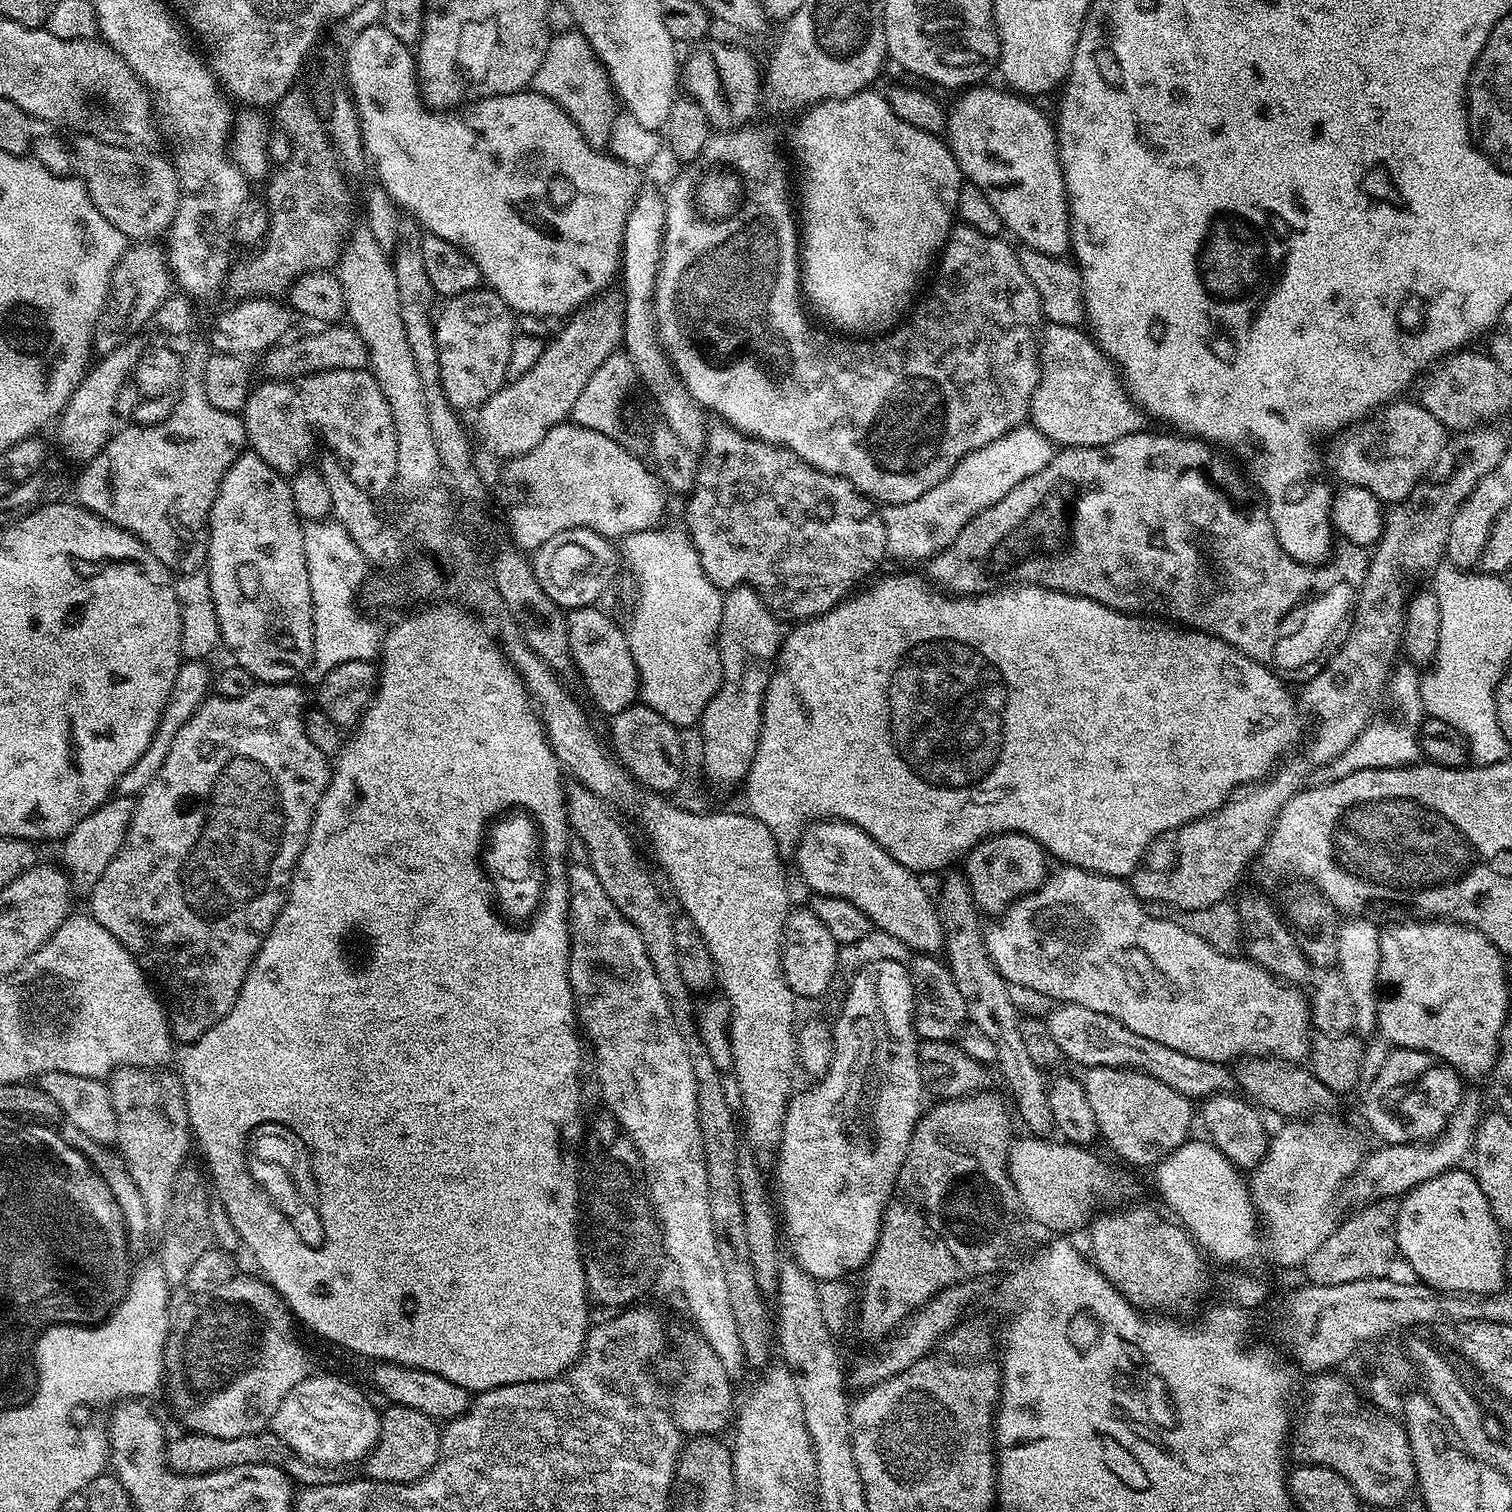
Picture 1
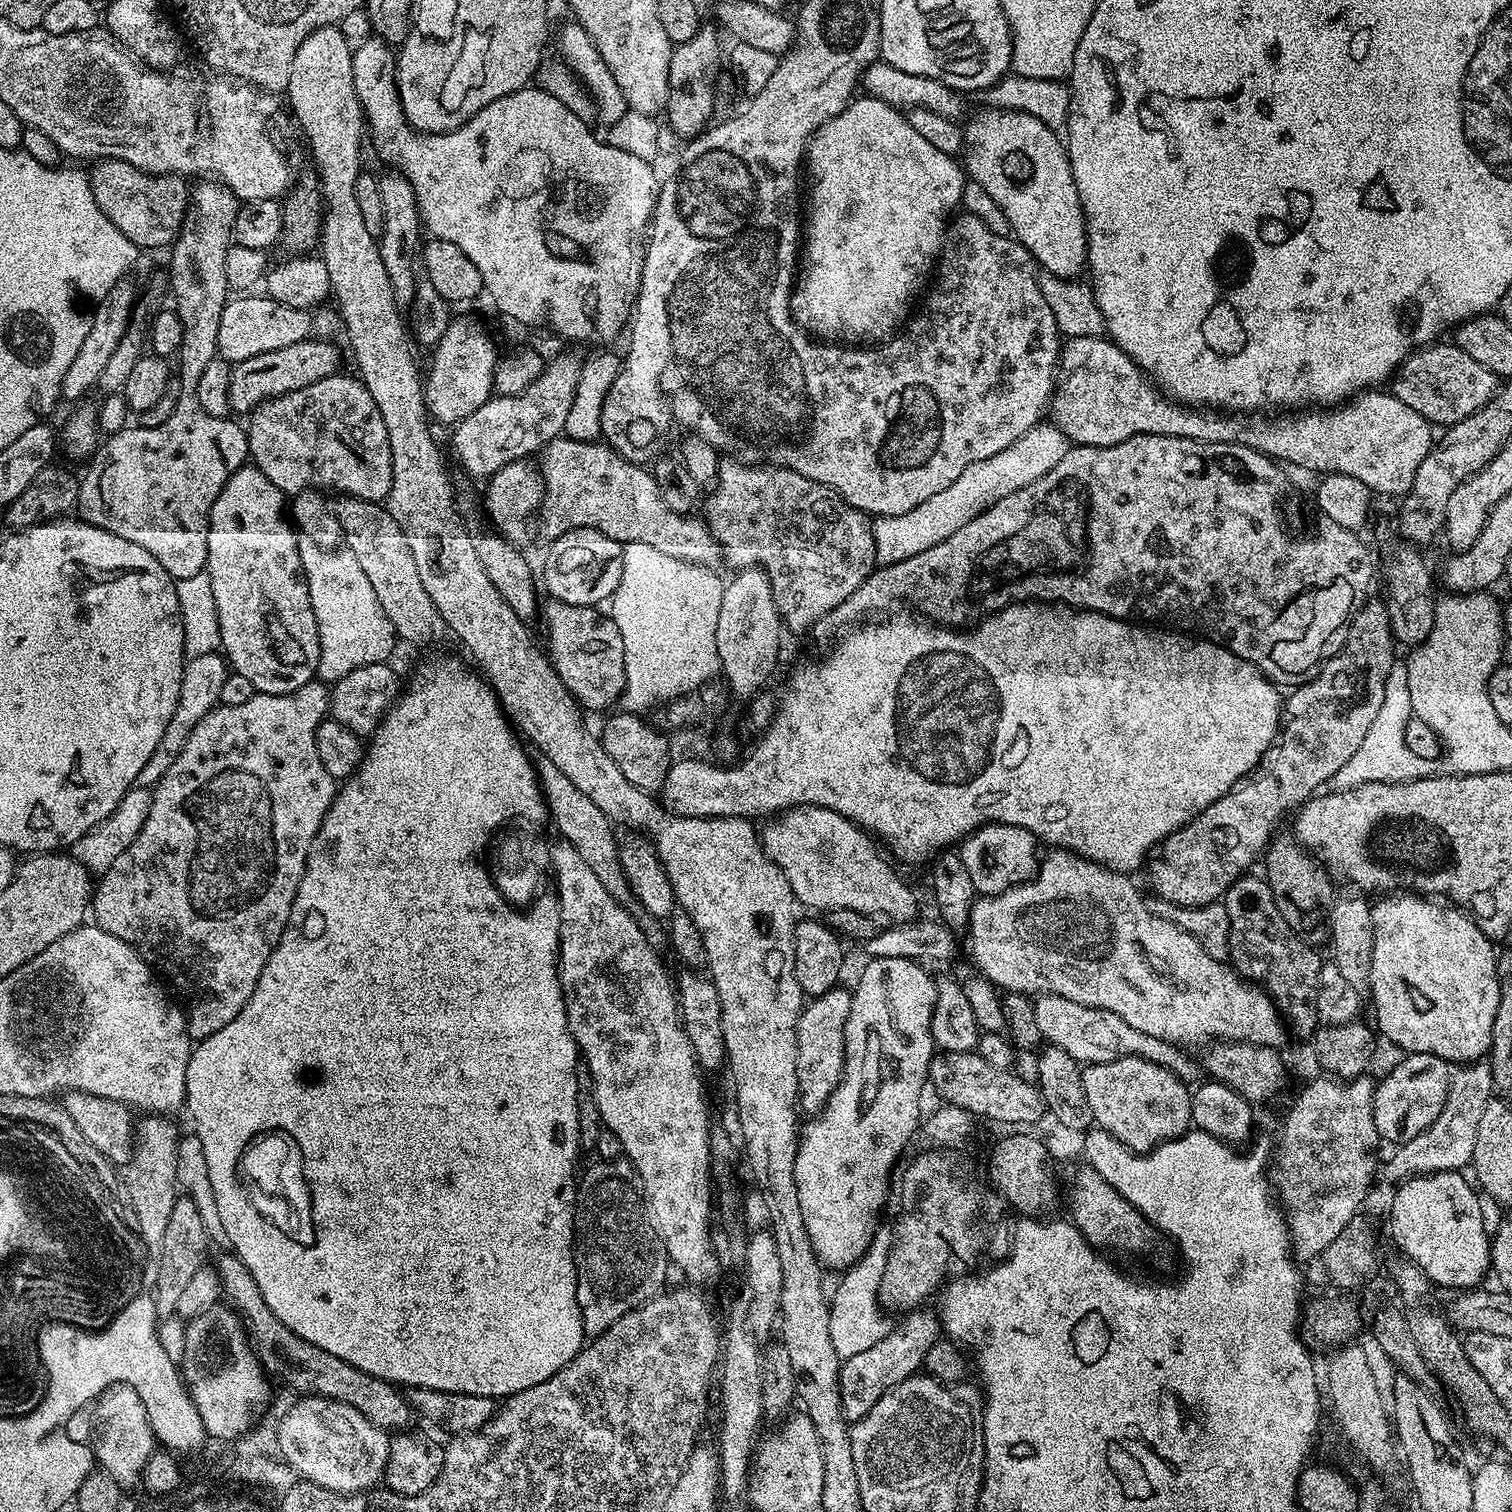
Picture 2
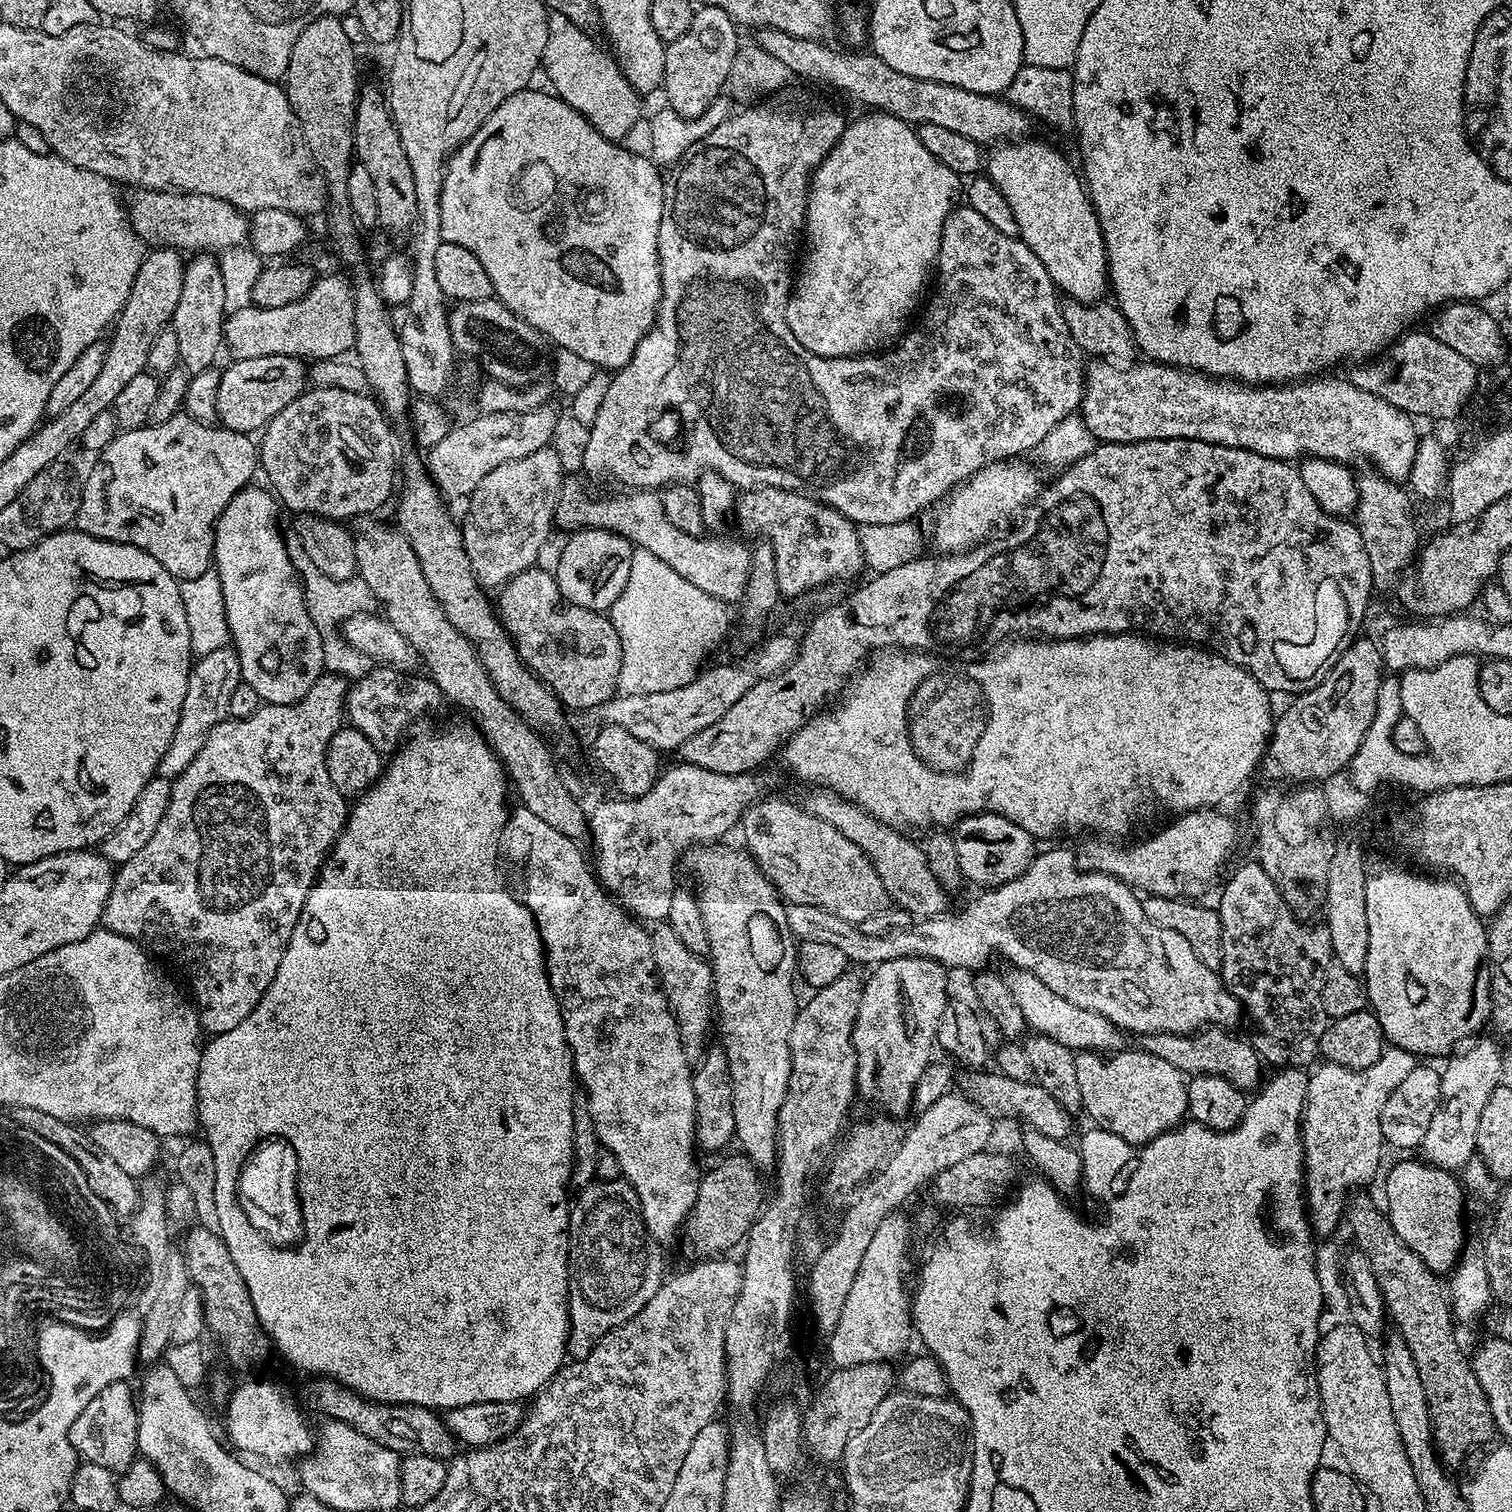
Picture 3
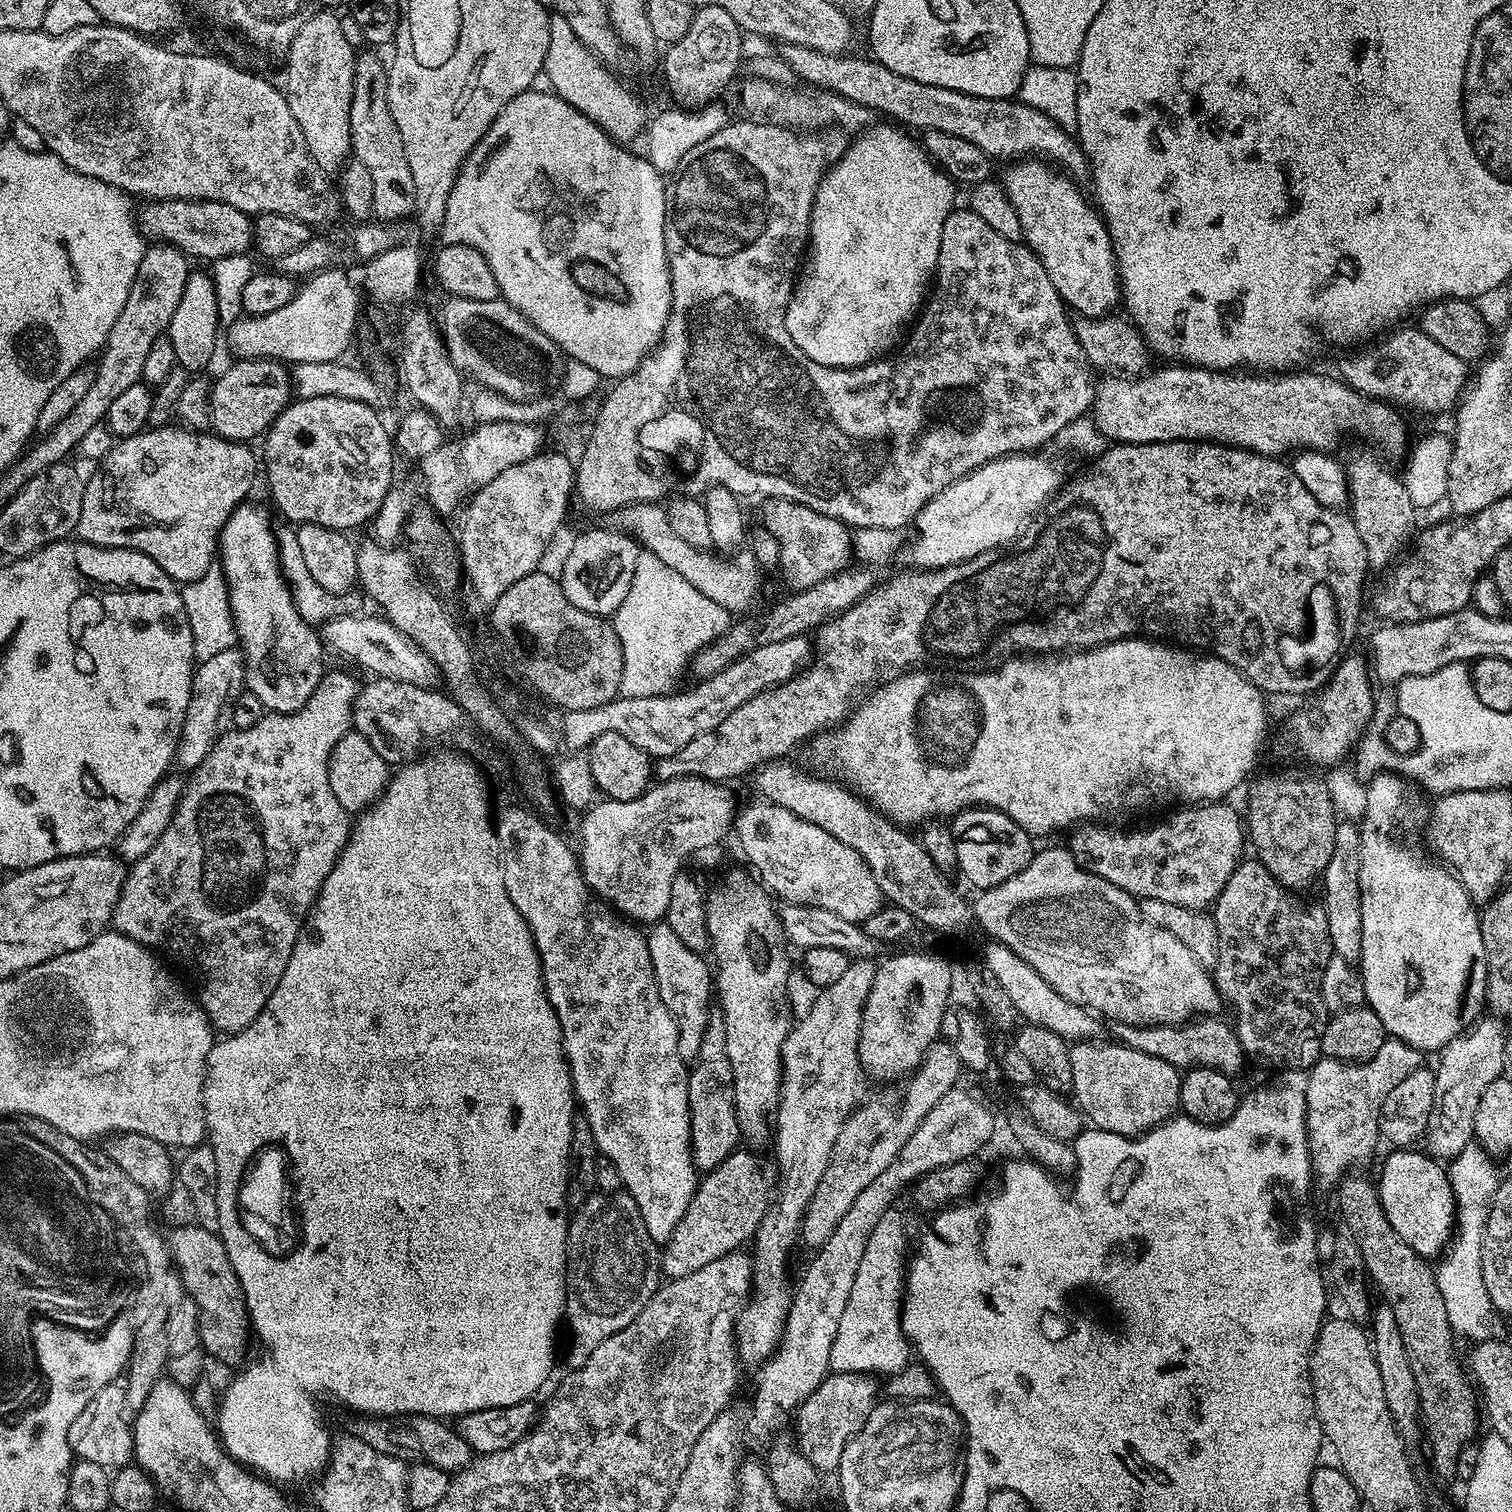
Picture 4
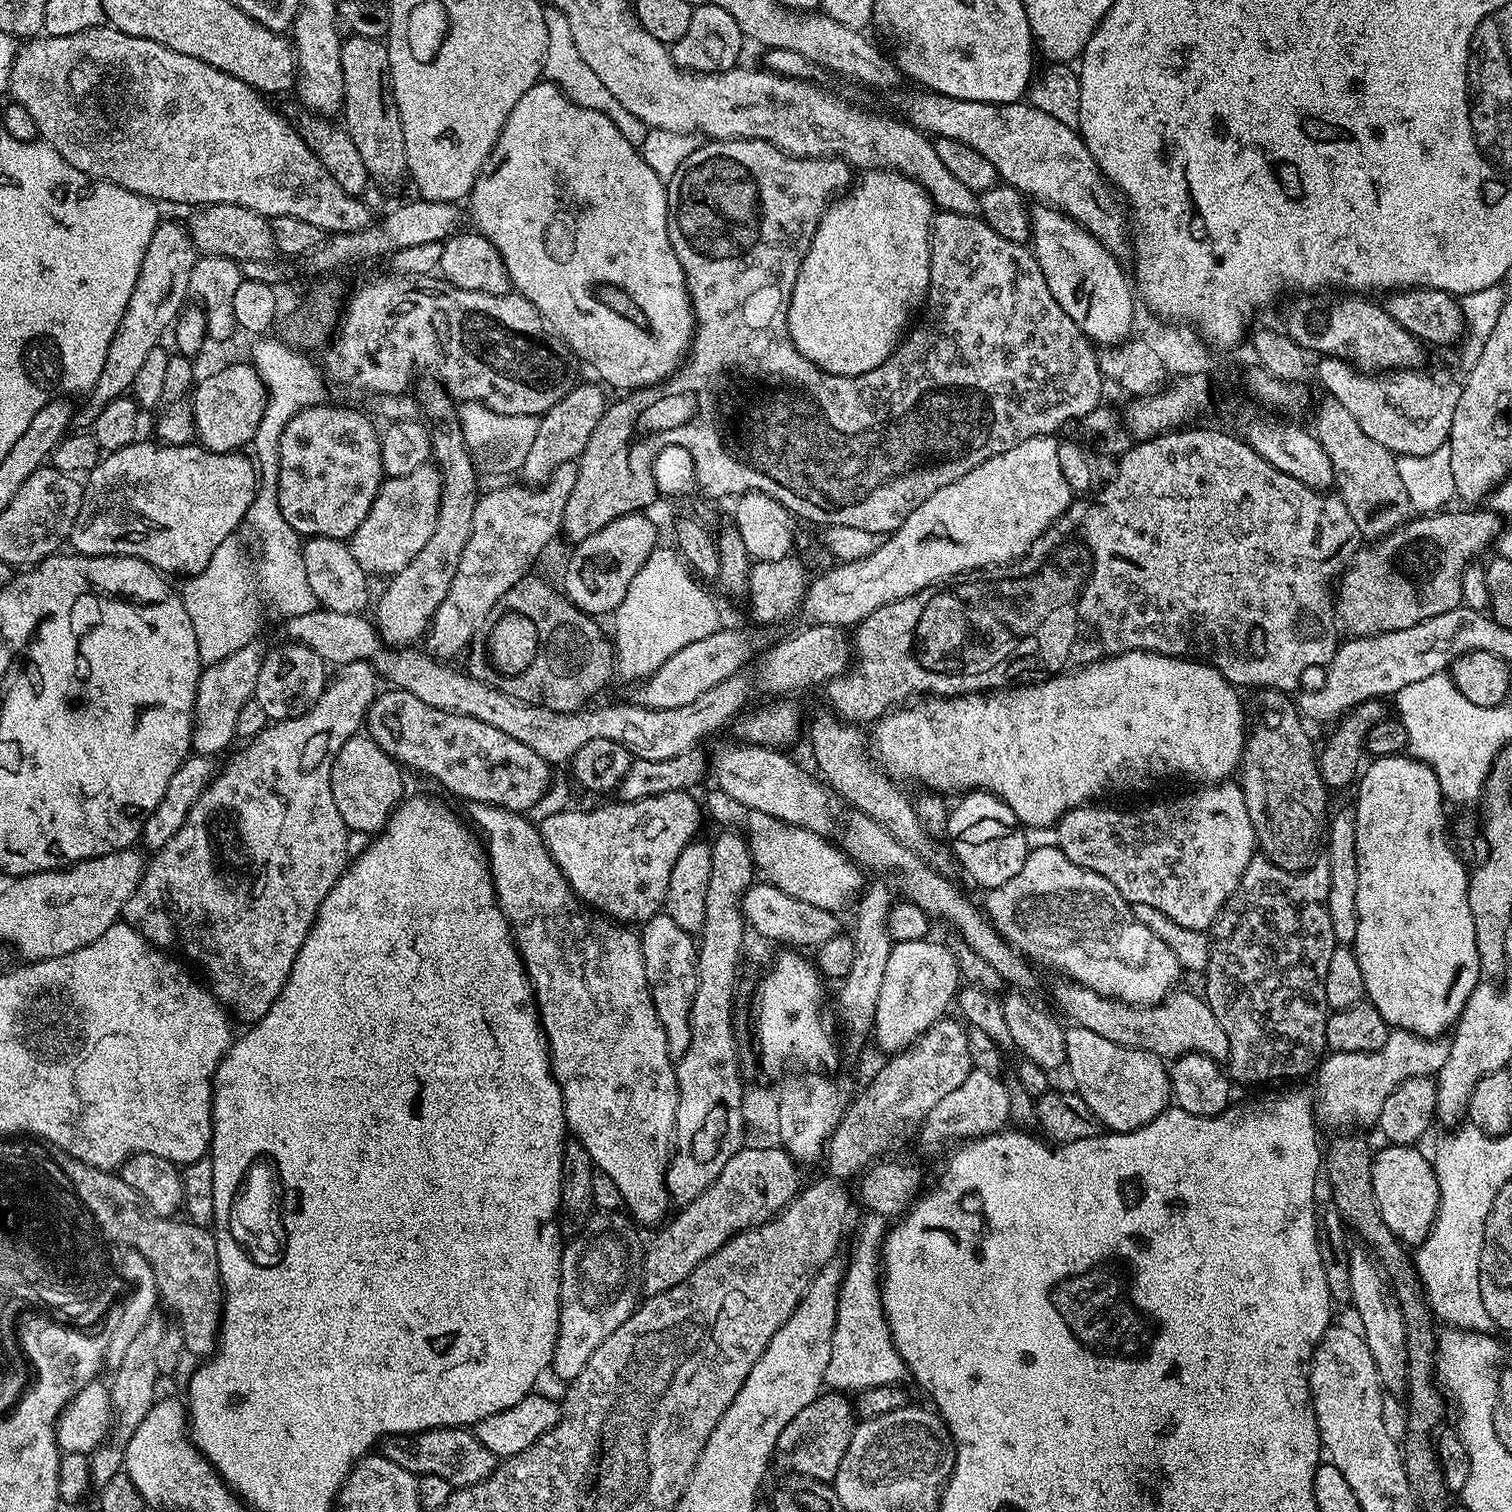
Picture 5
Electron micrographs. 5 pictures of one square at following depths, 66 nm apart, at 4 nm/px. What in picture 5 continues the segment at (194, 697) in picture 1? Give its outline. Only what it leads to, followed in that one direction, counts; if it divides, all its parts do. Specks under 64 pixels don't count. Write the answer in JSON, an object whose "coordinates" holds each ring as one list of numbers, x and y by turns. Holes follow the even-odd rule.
{"coordinates":[[258,643,244,645,234,654,207,665,201,671,192,721,192,752,195,755,219,757,219,752,226,751,232,740,237,739,238,714,242,706,246,706,246,702,255,697,258,670,262,670,264,665,266,648]]}

